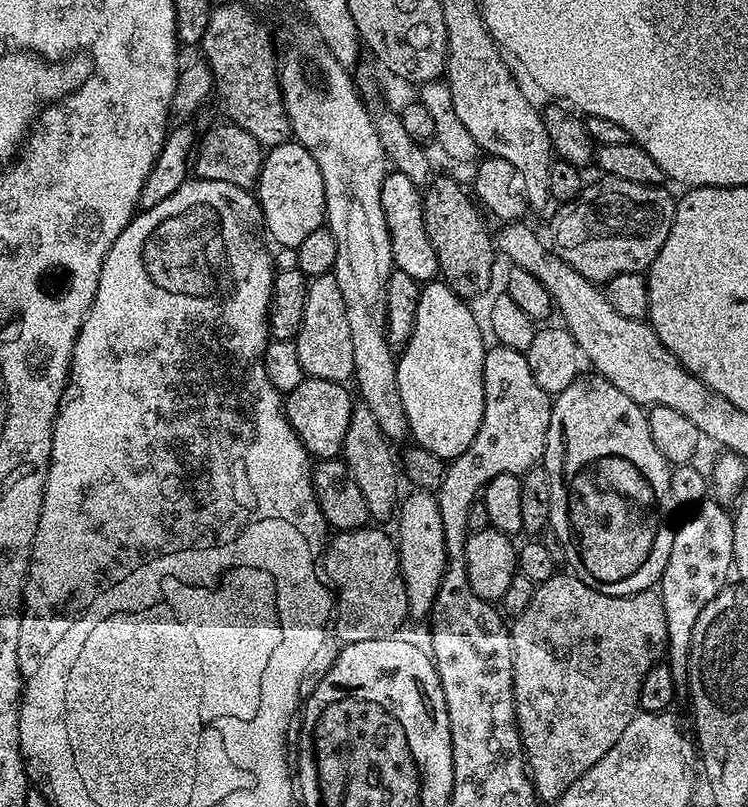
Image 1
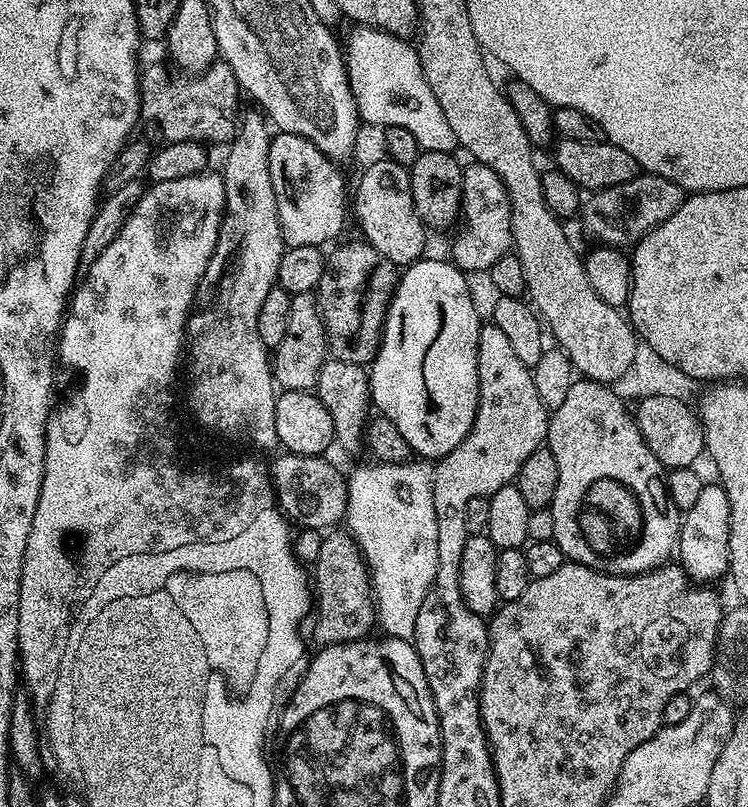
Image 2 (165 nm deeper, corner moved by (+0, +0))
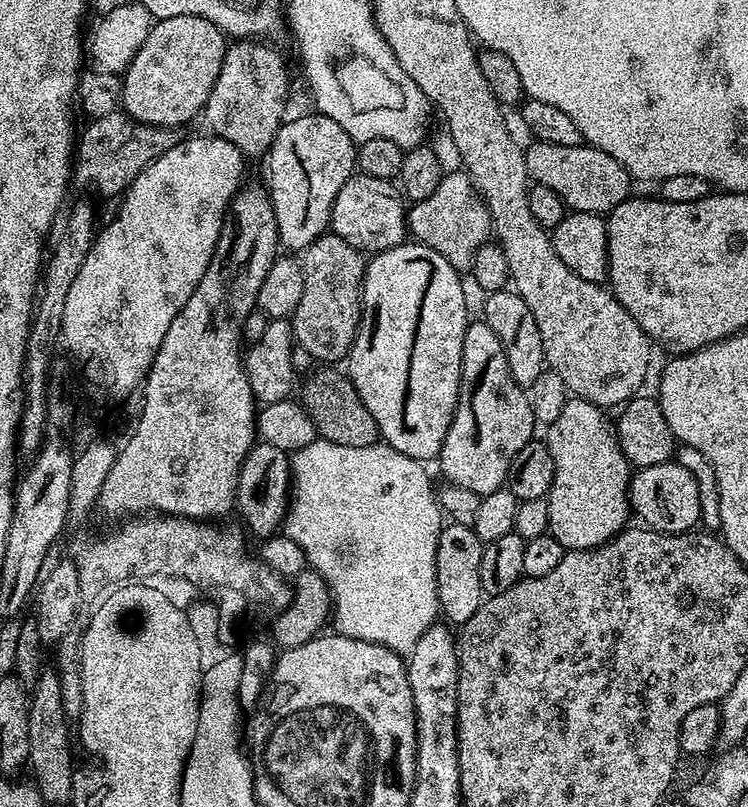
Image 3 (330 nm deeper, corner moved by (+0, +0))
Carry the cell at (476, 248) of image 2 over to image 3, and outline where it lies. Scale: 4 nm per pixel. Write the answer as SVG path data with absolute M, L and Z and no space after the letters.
M463 170L445 174L440 179L438 190L434 190L430 198L415 201L407 213L411 239L438 250L438 254L442 254L442 258L446 258L446 262L450 262L450 266L454 266L461 274L471 269L474 254L481 246L489 243L493 235L488 208L472 179Z

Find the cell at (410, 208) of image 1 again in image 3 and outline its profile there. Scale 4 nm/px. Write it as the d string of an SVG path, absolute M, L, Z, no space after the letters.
M363 174L352 175L338 190L332 207L331 235L350 242L362 254L385 252L405 243L409 235L406 200L393 181L370 178Z

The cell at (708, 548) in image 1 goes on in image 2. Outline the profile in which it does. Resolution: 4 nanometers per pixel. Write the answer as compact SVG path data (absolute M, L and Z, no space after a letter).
M719 483L706 484L698 494L698 501L684 514L678 541L678 563L693 582L716 582L729 571L730 530L729 499Z

